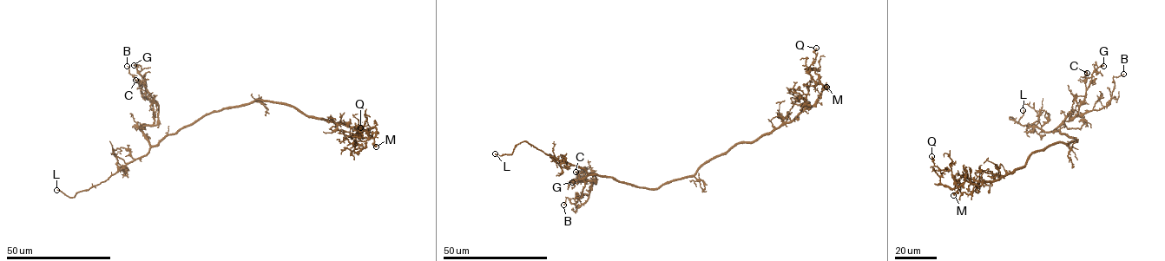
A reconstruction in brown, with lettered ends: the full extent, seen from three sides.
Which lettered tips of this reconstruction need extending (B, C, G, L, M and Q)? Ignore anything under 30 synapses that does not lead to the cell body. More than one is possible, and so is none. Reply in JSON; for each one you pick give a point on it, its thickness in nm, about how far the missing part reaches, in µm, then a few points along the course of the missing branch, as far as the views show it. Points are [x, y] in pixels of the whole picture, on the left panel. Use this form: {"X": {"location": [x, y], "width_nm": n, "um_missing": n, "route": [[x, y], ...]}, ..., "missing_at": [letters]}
{"L": {"location": [56, 190], "width_nm": 170, "um_missing": 4}, "missing_at": ["L"]}

